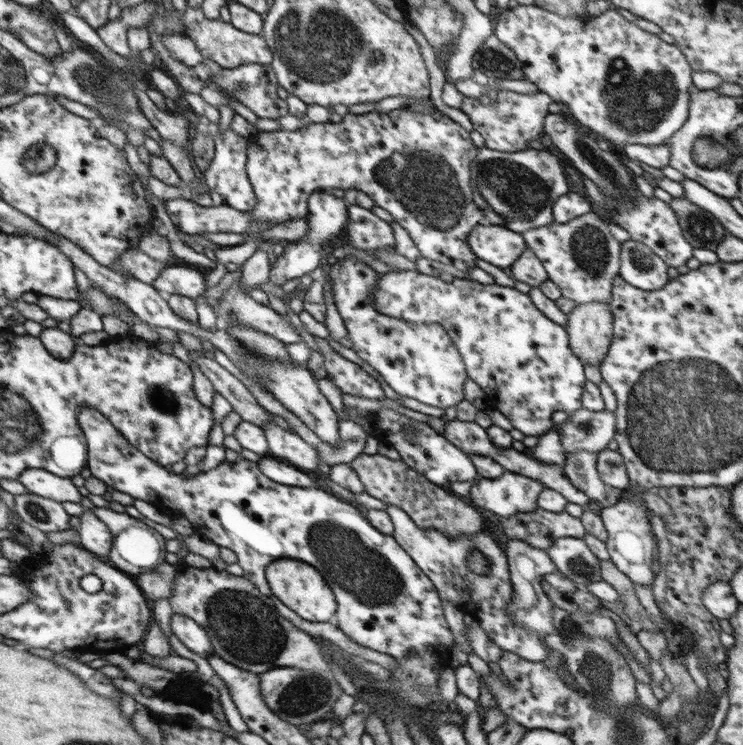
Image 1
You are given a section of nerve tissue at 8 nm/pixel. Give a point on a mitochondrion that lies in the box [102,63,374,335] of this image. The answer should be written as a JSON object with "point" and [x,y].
{"point":[239,87]}

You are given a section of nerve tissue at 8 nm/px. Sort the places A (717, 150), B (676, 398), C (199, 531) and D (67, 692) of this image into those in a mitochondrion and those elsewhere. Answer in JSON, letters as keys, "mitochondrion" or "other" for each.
{"A":"mitochondrion","B":"mitochondrion","C":"other","D":"other"}

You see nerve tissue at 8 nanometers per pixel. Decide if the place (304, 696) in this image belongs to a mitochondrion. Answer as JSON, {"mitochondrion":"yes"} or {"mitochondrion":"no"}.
{"mitochondrion":"yes"}

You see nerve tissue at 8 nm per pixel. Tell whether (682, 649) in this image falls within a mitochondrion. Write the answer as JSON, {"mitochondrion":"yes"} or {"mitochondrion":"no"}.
{"mitochondrion":"no"}

